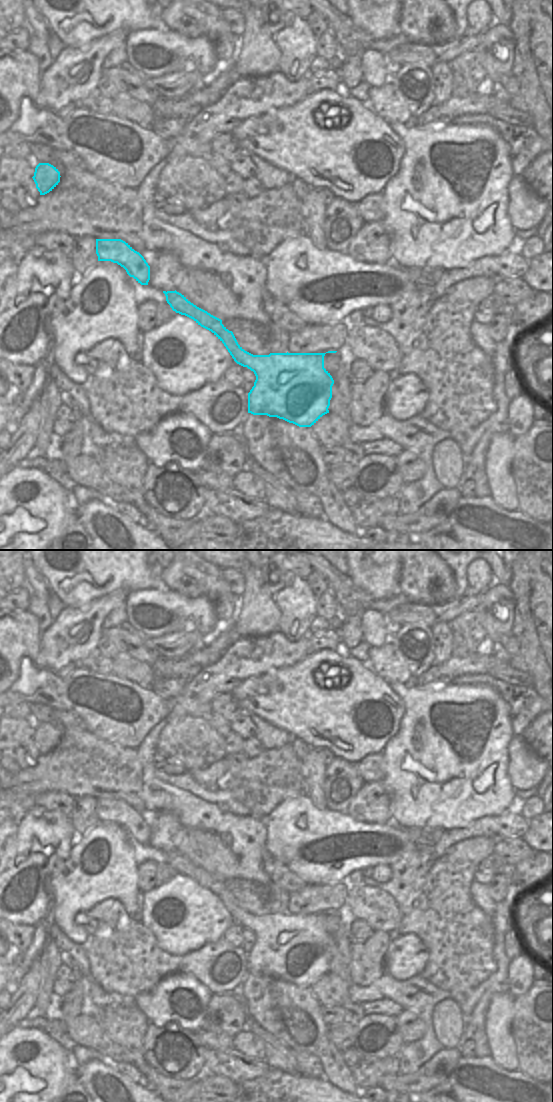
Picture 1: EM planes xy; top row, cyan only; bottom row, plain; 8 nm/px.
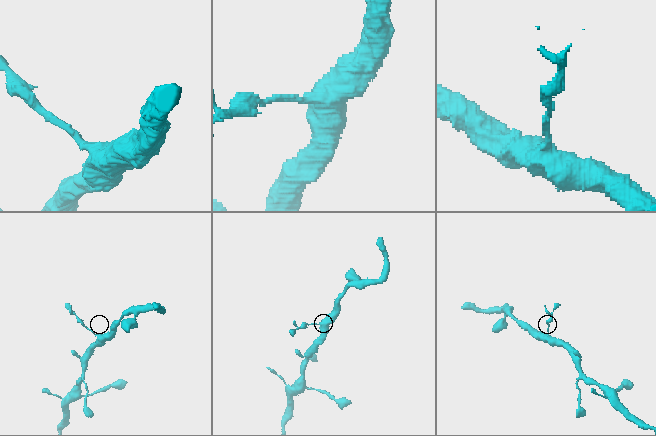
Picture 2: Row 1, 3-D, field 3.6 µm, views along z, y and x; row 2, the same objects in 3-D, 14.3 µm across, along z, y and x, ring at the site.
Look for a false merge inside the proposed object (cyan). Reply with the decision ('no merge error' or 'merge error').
merge error

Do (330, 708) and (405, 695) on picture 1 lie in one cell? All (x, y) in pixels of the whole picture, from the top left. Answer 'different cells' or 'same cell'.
different cells

